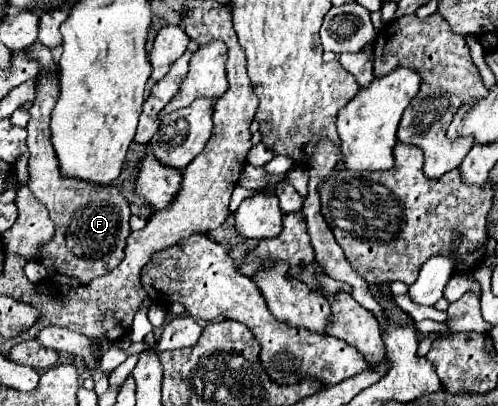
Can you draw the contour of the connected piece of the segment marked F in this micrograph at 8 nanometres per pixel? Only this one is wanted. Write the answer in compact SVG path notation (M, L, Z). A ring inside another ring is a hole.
M33 43L27 49L27 57L35 59L41 65L39 75L35 77L35 101L29 109L29 123L27 123L27 147L29 147L29 189L33 195L47 207L51 219L55 221L55 237L53 241L43 247L37 255L47 269L57 271L59 275L75 277L79 285L91 283L95 277L107 275L123 261L125 239L131 233L129 229L129 203L113 185L91 183L83 179L69 179L63 177L59 171L59 161L55 149L51 145L51 131L49 131L49 115L59 99L59 79L55 73L49 73L55 67L53 55L41 43Z

